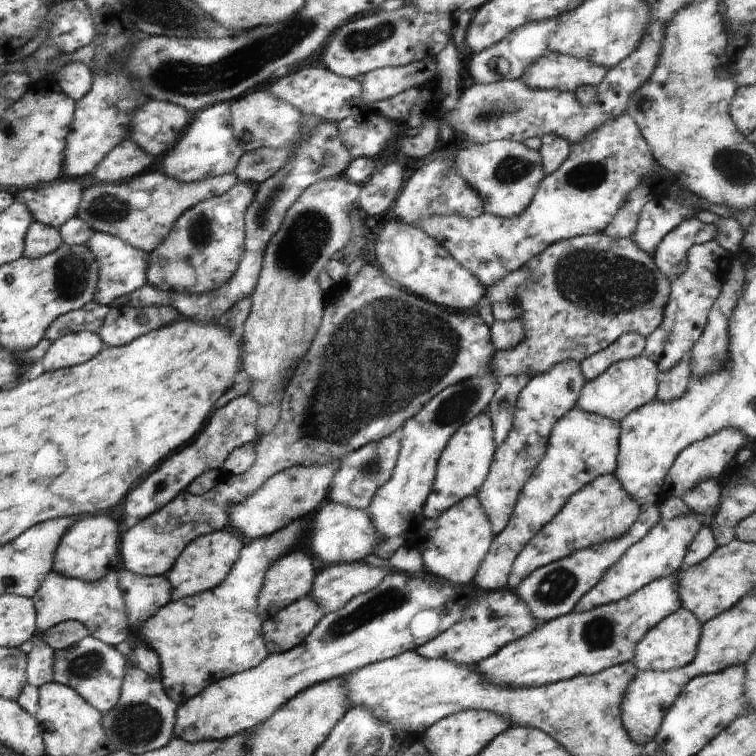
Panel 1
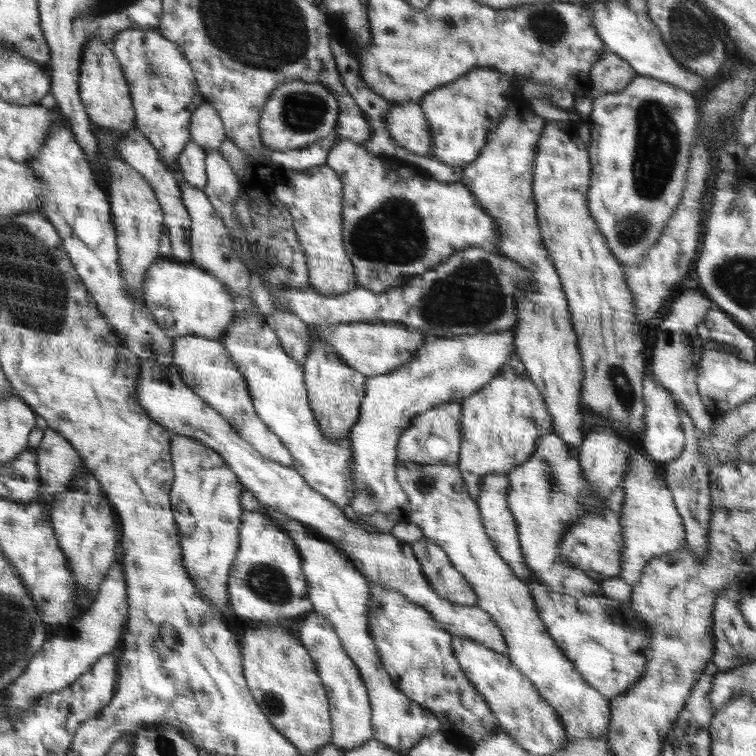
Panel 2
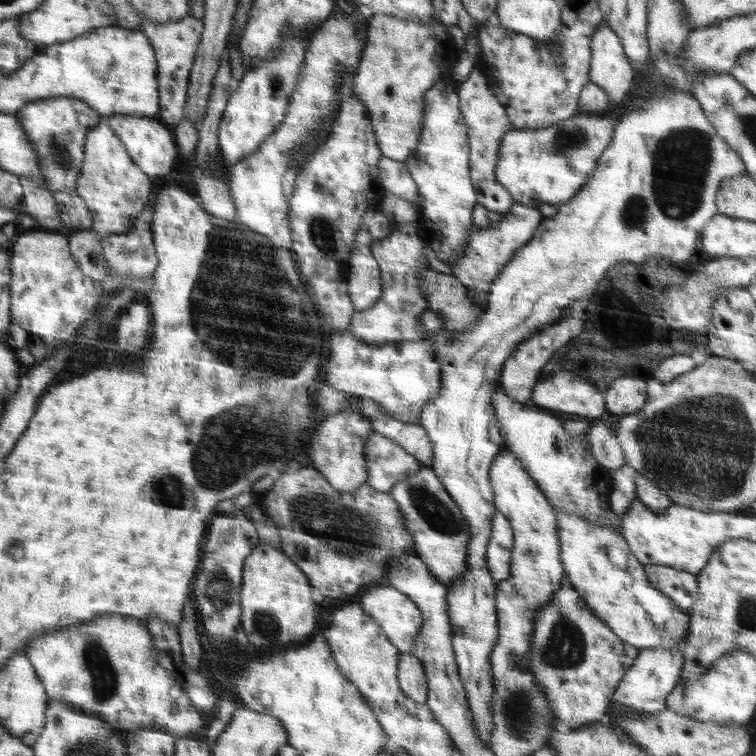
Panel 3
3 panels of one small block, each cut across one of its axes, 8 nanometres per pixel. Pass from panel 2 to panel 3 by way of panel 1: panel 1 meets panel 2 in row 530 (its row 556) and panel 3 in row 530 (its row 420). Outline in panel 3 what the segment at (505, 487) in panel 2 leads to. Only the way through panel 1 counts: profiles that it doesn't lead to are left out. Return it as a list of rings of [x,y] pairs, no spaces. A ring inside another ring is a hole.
[[[555,510],[557,529],[560,539],[560,558],[564,574],[570,579],[576,592],[583,598],[593,613],[602,620],[626,644],[636,649],[676,650],[678,645],[686,642],[690,632],[688,612],[675,605],[675,602],[662,591],[656,590],[647,579],[645,565],[630,552],[629,546],[616,529],[596,521],[583,519],[578,515]]]

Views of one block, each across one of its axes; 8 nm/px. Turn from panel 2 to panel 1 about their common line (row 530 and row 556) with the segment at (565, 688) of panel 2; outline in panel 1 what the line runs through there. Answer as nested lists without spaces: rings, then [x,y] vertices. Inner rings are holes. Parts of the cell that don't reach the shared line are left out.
[[[477,496],[463,498],[436,520],[425,519],[421,530],[424,531],[424,538],[415,548],[422,555],[424,570],[431,577],[454,585],[473,582],[495,536],[490,519]]]

